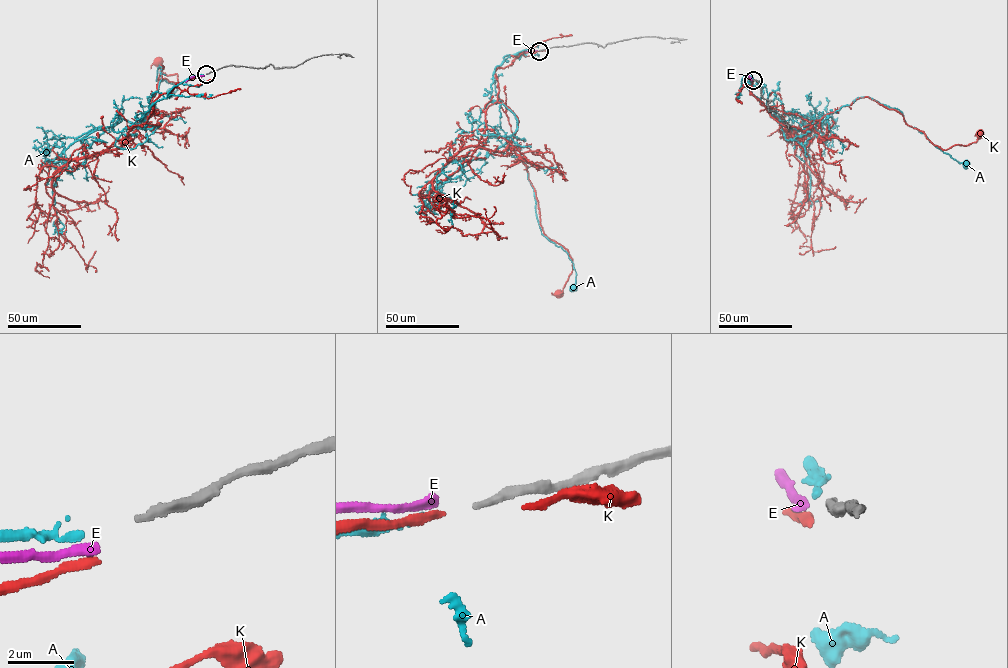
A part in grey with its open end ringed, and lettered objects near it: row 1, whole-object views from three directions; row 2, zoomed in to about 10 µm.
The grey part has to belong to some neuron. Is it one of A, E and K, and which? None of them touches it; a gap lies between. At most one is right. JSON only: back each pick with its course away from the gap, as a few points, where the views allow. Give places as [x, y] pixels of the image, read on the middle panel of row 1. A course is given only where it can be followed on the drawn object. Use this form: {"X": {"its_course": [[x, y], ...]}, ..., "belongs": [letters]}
{"A": {"its_course": [[537, 51], [504, 57], [490, 99], [517, 121], [503, 146], [526, 165], [541, 232], [567, 253], [574, 288]]}, "belongs": ["A"]}

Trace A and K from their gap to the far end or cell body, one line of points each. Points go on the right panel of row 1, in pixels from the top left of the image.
A: (753, 79), (744, 76), (741, 83), (789, 127), (800, 130), (868, 96), (897, 108), (909, 126), (966, 164)
K: (752, 80), (750, 92), (771, 116), (802, 131), (868, 97), (943, 150), (975, 142), (979, 133)

